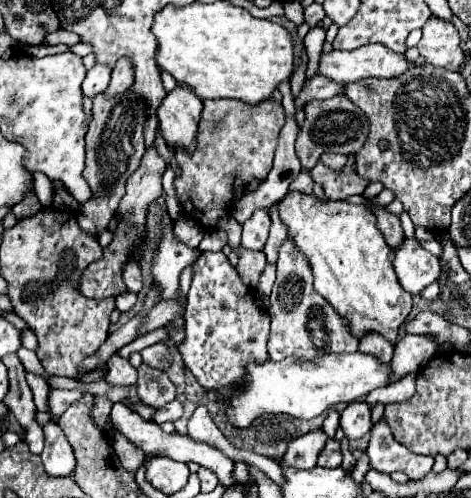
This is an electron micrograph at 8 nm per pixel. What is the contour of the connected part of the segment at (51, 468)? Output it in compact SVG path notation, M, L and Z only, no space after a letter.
M49 421L43 427L45 433L45 447L41 453L45 471L53 477L67 477L75 469L75 457L71 451L71 445L67 443L65 433L55 421Z

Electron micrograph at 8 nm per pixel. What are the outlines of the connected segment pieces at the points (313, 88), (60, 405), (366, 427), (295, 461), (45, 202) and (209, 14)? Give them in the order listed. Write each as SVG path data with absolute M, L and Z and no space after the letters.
M311 77L305 81L301 93L295 97L295 109L303 109L309 101L329 99L343 91L343 85L333 85L333 81L325 81L325 77Z
M51 389L49 391L49 407L51 407L51 415L57 421L61 413L65 413L65 409L79 401L83 397L83 391L73 389L73 391L65 391L65 389Z
M365 401L349 403L339 419L339 427L347 435L347 439L361 439L371 431L371 409Z
M321 429L309 431L307 435L301 435L289 443L285 461L289 461L289 465L301 465L301 469L311 469L317 465L317 457L323 451L325 443L327 435Z
M33 173L34 190L43 208L50 207L53 200L52 181L43 173Z
M195 1L185 7L167 5L155 15L151 31L157 37L157 67L171 73L179 83L191 87L199 99L231 97L245 103L259 103L263 99L269 99L277 85L283 79L289 79L293 73L293 41L289 31L267 19L251 17L243 7L237 7L231 1Z

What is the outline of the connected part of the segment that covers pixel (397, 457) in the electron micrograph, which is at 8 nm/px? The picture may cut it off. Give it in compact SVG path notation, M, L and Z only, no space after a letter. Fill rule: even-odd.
M383 419L371 431L367 455L369 455L371 469L383 471L383 473L403 471L411 481L423 479L433 467L433 457L415 455L407 447L397 443Z

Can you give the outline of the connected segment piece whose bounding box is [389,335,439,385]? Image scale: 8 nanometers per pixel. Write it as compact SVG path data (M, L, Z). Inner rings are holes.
M405 335L394 347L393 371L389 377L389 385L403 379L407 373L421 371L431 357L439 353L439 345L433 341L433 337L421 337L421 335ZM423 345L427 351L423 351Z

